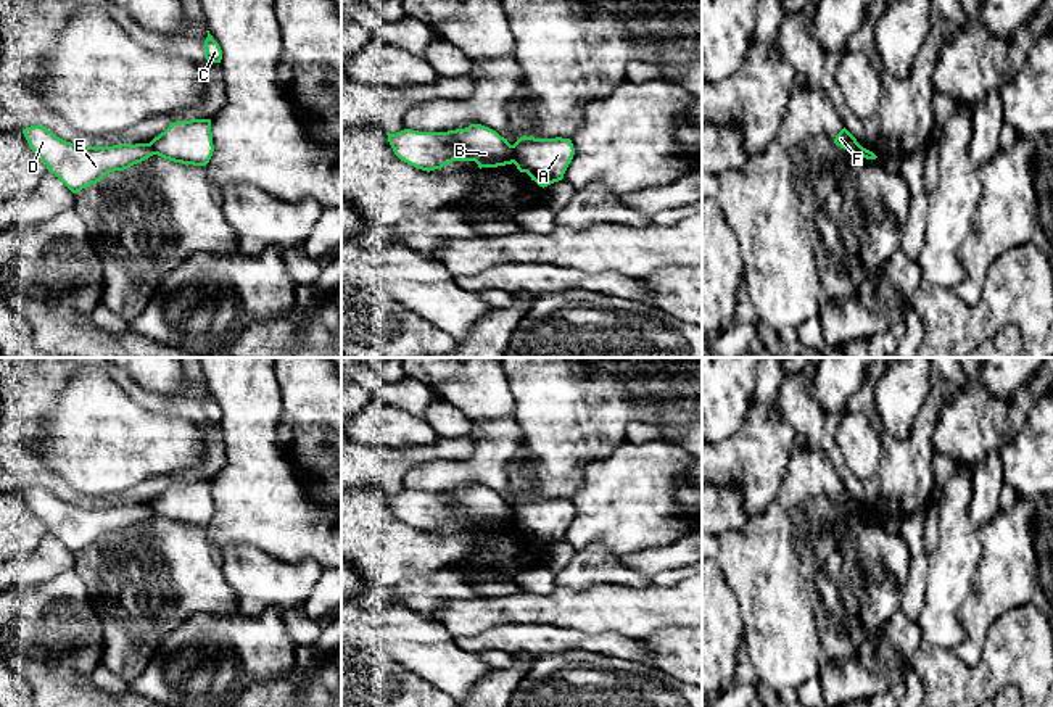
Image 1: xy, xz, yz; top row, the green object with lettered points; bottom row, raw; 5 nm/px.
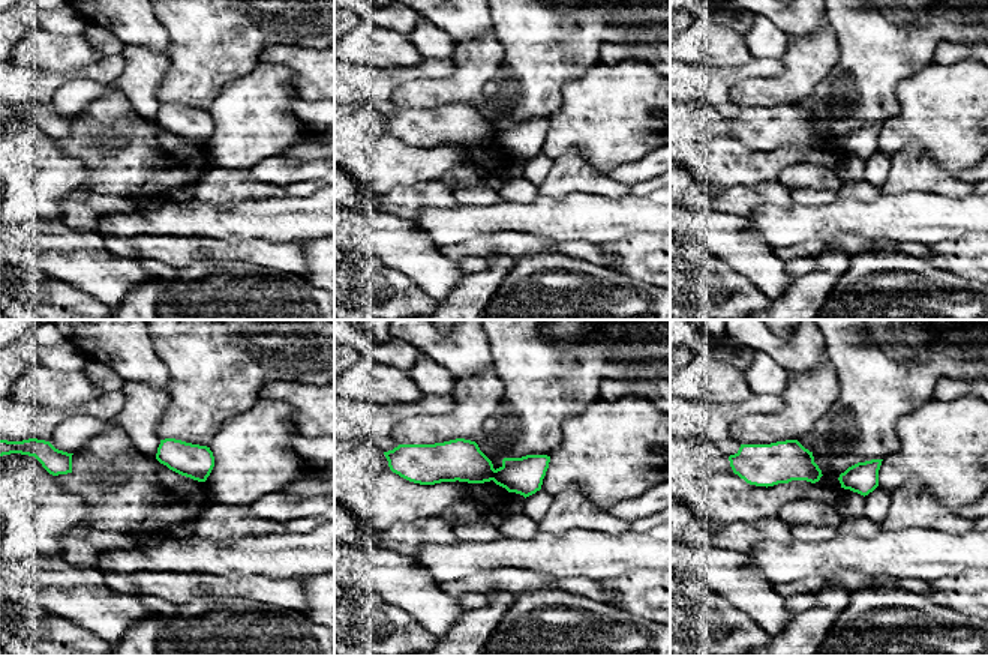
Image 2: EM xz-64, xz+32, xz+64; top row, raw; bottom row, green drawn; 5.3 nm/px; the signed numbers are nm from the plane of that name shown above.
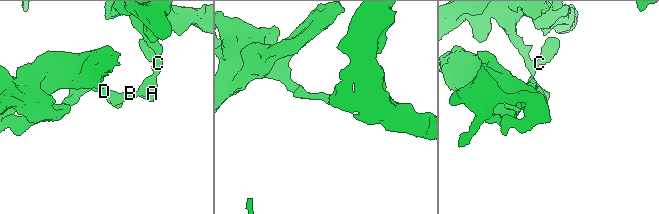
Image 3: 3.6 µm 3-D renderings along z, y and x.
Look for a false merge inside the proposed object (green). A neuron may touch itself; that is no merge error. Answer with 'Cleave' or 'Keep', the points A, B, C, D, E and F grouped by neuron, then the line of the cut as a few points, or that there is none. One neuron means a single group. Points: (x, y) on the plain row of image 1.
Cleave. Groups: A C F / B D E. Split along xz (511, 506), (514, 522)

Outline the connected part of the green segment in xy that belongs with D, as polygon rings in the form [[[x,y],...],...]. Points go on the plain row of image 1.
[[[37,485],[23,490],[31,511],[72,554],[100,543],[108,533],[124,531],[153,517],[150,504],[81,507]]]

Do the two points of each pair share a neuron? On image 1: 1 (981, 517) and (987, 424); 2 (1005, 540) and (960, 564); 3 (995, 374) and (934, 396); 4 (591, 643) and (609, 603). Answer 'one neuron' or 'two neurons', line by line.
1: one neuron
2: two neurons
3: two neurons
4: two neurons

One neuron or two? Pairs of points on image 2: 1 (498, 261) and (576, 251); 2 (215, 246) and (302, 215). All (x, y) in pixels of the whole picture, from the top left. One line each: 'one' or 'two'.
1: two
2: two

